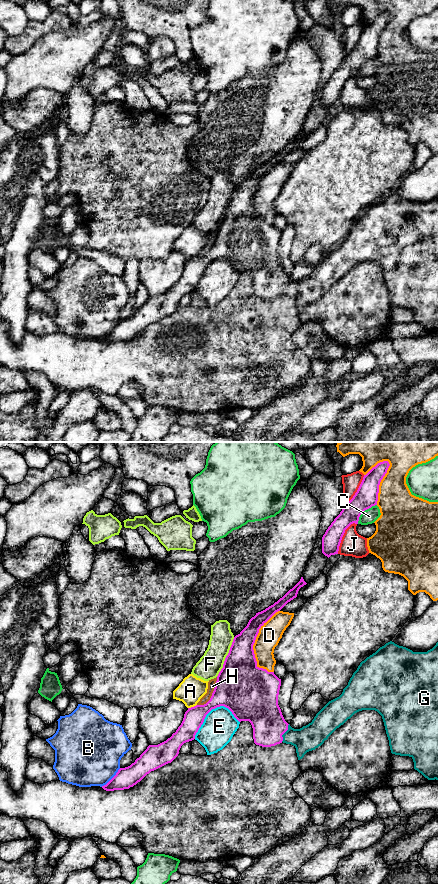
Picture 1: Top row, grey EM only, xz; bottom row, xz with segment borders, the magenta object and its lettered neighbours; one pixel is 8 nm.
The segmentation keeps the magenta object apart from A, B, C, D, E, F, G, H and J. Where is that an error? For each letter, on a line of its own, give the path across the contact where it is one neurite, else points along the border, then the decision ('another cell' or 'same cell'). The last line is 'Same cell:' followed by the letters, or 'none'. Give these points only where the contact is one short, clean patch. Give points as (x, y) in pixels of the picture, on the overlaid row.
A: another cell
B: border along xz (120, 768), (101, 786); another cell
C: another cell
D: another cell
E: another cell
F: another cell
G: runs through xz (262, 710), (284, 732), (295, 737), (309, 737); same cell
H: another cell
J: another cell
Same cell: G

